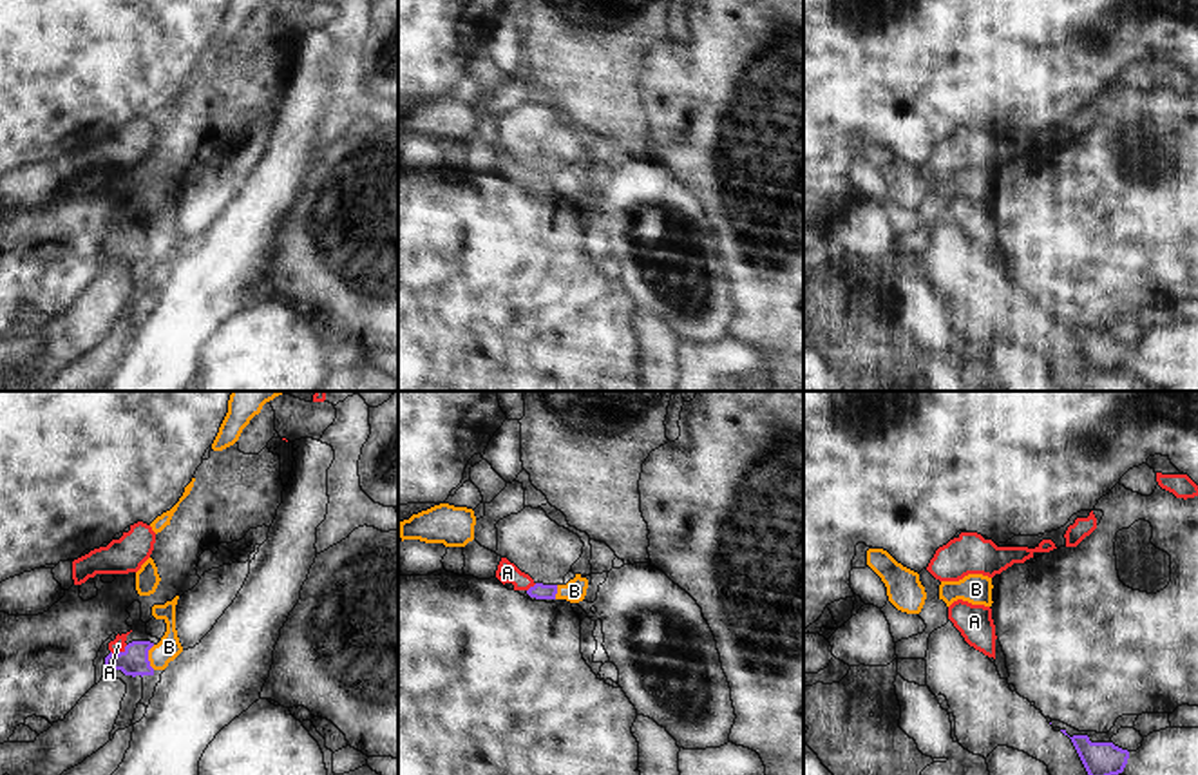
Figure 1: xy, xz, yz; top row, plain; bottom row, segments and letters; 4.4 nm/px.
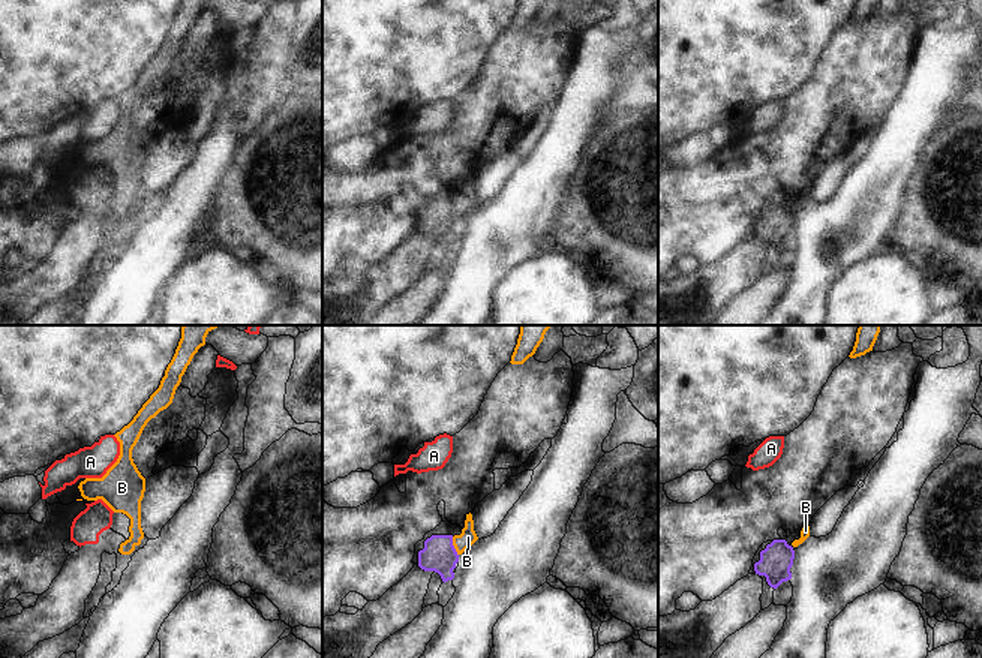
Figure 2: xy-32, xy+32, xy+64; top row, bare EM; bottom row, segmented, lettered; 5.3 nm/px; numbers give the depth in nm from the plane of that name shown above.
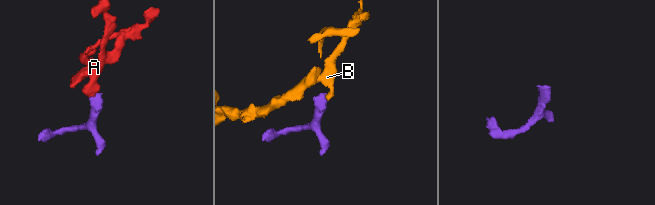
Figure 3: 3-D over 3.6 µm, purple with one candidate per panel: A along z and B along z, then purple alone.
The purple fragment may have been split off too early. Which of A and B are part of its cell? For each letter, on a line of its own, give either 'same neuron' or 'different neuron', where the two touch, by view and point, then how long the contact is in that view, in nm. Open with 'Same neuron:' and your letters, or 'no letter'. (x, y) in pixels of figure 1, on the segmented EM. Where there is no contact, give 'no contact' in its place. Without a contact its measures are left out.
Same neuron: A
A: same neuron | xy (120, 652) | 90 nm
B: different neuron | xy (147, 658) | 110 nm

